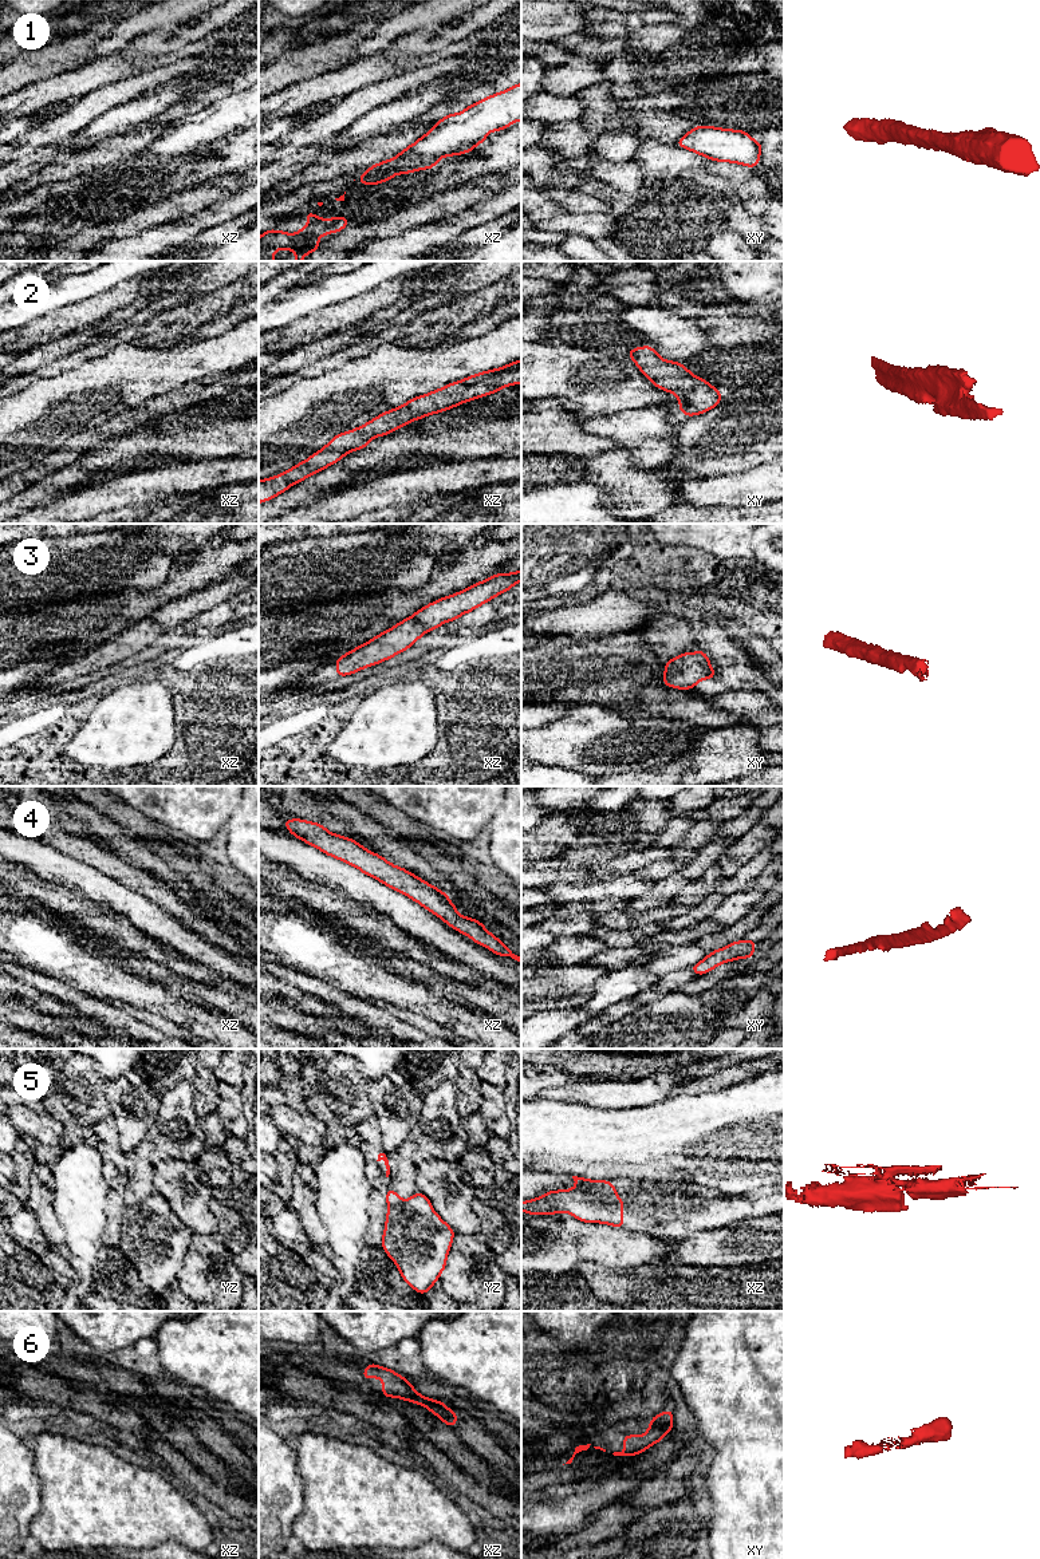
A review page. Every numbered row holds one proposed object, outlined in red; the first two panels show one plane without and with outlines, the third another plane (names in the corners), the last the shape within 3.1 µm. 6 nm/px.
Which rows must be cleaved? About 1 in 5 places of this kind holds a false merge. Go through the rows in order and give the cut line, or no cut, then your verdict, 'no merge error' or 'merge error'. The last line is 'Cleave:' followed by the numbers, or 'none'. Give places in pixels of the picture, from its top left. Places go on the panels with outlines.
1: no cut | no merge error
2: no cut | no merge error
3: no cut | no merge error
4: no cut | no merge error
5: yz (404, 1202), (389, 1208) | merge error
6: no cut | no merge error
Cleave: 5

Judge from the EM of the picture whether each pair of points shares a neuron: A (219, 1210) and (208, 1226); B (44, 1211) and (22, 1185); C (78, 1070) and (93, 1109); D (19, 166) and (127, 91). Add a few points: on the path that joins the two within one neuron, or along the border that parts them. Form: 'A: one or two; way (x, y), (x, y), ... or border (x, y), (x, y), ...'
A: two; border (211, 1198), (209, 1207), (215, 1216), (217, 1232)
B: two; border (36, 1163), (30, 1176), (30, 1194), (26, 1200)
C: one; way (78, 1080), (87, 1100)
D: two; border (69, 137), (40, 146), (20, 157)

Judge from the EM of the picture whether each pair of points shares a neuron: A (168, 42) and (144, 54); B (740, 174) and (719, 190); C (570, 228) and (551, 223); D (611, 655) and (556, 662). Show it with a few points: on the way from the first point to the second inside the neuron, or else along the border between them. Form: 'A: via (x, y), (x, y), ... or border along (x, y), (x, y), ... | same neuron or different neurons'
A: via (162, 42), (149, 48) | same neuron
B: border along (701, 169), (724, 177), (732, 185), (741, 202) | different neurons
C: via (566, 224), (555, 224) | same neuron
D: via (598, 655), (575, 655), (570, 658) | same neuron

